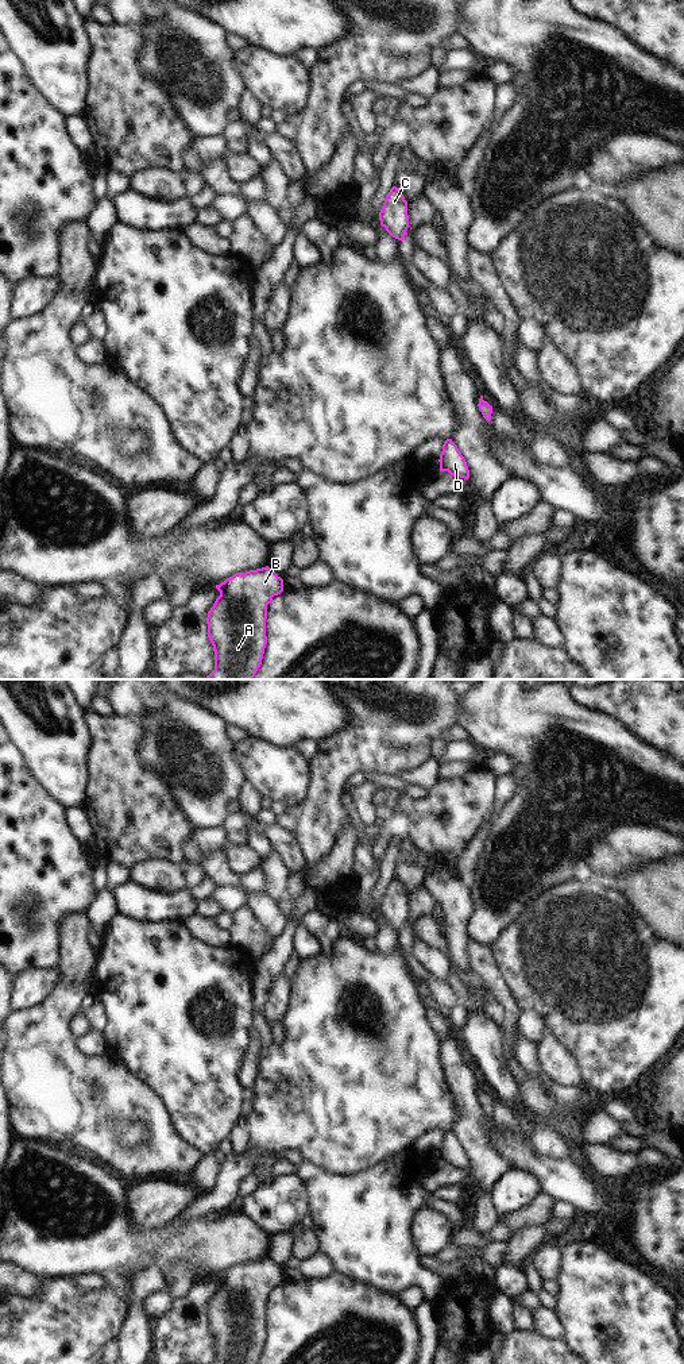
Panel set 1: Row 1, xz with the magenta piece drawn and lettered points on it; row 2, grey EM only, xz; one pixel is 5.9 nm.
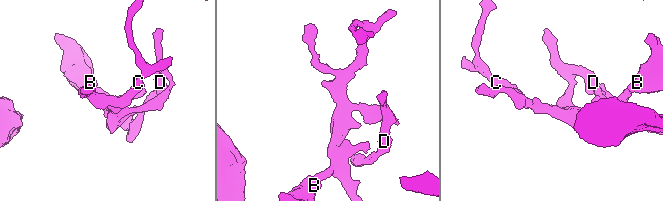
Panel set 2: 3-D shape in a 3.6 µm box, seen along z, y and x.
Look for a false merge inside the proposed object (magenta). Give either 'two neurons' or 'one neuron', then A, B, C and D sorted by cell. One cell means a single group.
one neuron; A B C D

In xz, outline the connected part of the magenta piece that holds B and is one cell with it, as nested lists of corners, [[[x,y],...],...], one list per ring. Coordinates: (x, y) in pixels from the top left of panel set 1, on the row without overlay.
[[[266,1257],[236,1264],[216,1276],[216,1280],[220,1287],[206,1309],[208,1329],[215,1342],[215,1361],[212,1364],[256,1364],[267,1336],[267,1296],[273,1294],[274,1287],[283,1283],[283,1271]]]

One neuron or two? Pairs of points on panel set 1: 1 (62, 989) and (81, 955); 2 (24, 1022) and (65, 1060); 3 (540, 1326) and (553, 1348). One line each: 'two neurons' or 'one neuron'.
1: two neurons
2: one neuron
3: two neurons

